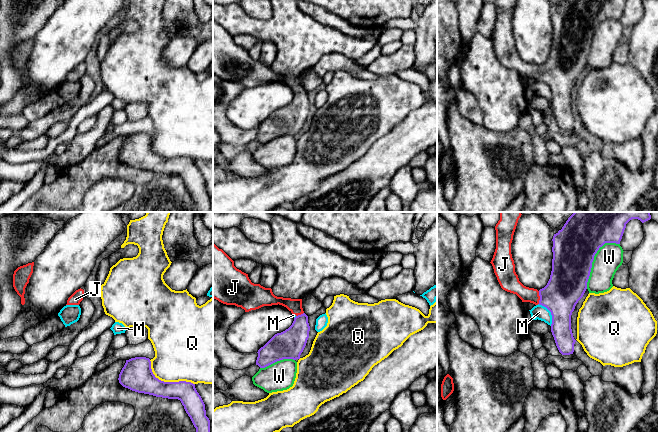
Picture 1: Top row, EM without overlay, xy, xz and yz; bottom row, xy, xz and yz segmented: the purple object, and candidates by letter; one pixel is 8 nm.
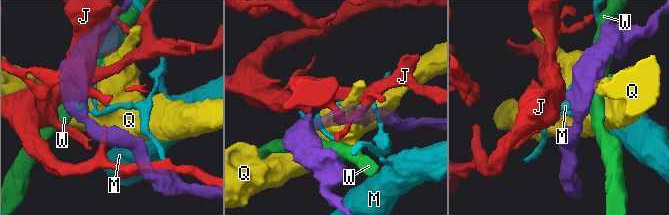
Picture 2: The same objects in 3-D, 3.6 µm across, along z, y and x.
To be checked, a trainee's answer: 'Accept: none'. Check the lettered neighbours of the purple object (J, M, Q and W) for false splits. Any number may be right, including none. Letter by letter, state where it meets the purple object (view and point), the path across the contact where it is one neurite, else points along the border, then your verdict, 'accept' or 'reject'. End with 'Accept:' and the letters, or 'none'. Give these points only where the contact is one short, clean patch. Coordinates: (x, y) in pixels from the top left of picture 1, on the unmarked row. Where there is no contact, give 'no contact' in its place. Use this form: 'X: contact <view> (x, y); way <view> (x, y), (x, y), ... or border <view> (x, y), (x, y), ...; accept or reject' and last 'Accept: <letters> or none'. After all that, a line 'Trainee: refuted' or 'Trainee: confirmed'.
J: contact yz (540, 73); way yz (567, 60), (555, 72), (540, 73), (525, 70), (512, 60); accept
M: contact yz (551, 89); border yz (538, 80), (541, 80), (550, 88), (551, 101); reject
Q: contact xy (167, 158); reject
W: contact yz (593, 34); reject
Accept: J
Trainee: refuted

